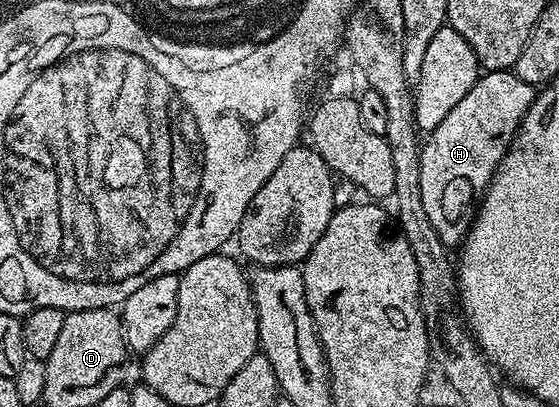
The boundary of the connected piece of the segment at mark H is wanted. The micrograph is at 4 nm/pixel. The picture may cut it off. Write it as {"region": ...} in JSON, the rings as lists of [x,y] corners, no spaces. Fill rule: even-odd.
{"region":[[[512,70],[481,73],[474,88],[470,88],[470,92],[454,104],[446,120],[427,135],[420,152],[420,187],[428,200],[432,200],[436,190],[444,193],[436,202],[434,218],[439,223],[437,230],[445,246],[459,247],[472,227],[484,191],[492,183],[493,168],[506,156],[537,93],[537,87],[526,84],[526,80],[518,80]]]}

